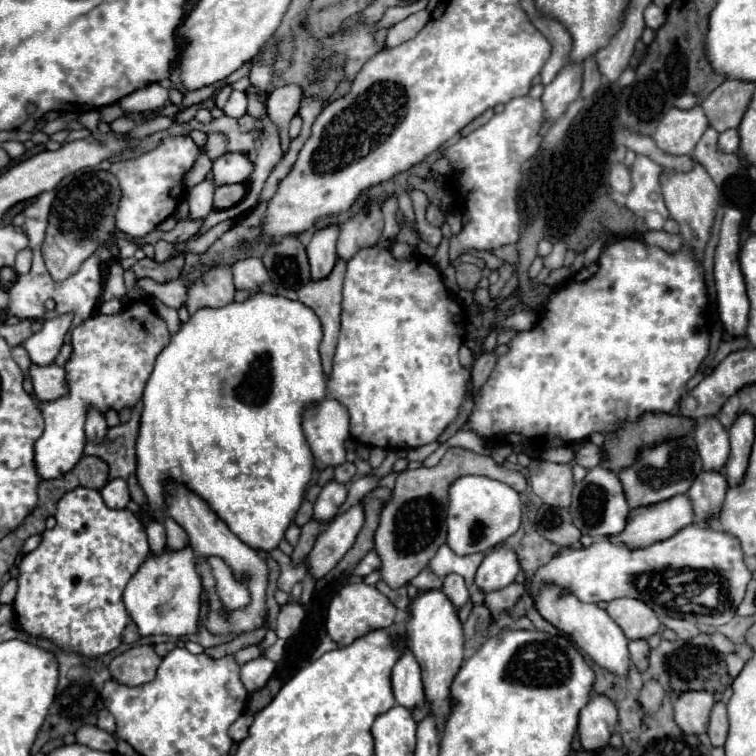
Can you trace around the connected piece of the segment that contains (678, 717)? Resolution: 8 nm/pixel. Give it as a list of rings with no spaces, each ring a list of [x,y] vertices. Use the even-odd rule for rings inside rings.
[[[683,692],[677,696],[673,708],[675,708],[675,722],[681,726],[685,734],[703,734],[707,732],[709,724],[709,712],[715,704],[715,698],[711,692]]]

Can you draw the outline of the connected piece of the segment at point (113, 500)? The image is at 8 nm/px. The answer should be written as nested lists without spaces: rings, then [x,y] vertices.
[[[121,478],[109,480],[109,482],[105,484],[105,488],[101,490],[101,496],[103,496],[103,500],[105,500],[105,504],[107,504],[109,508],[125,508],[127,502],[131,500],[127,482],[121,480]]]

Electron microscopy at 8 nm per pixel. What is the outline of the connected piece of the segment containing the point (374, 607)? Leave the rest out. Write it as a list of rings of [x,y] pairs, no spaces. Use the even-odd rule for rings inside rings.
[[[365,582],[347,584],[333,596],[333,600],[329,604],[327,634],[339,646],[349,646],[353,640],[357,640],[357,638],[361,638],[361,636],[365,636],[365,634],[369,634],[373,630],[389,628],[393,624],[395,616],[397,616],[397,608],[375,586],[369,586]]]

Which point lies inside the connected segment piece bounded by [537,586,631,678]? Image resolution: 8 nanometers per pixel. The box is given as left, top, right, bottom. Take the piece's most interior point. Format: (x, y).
(592, 630)

